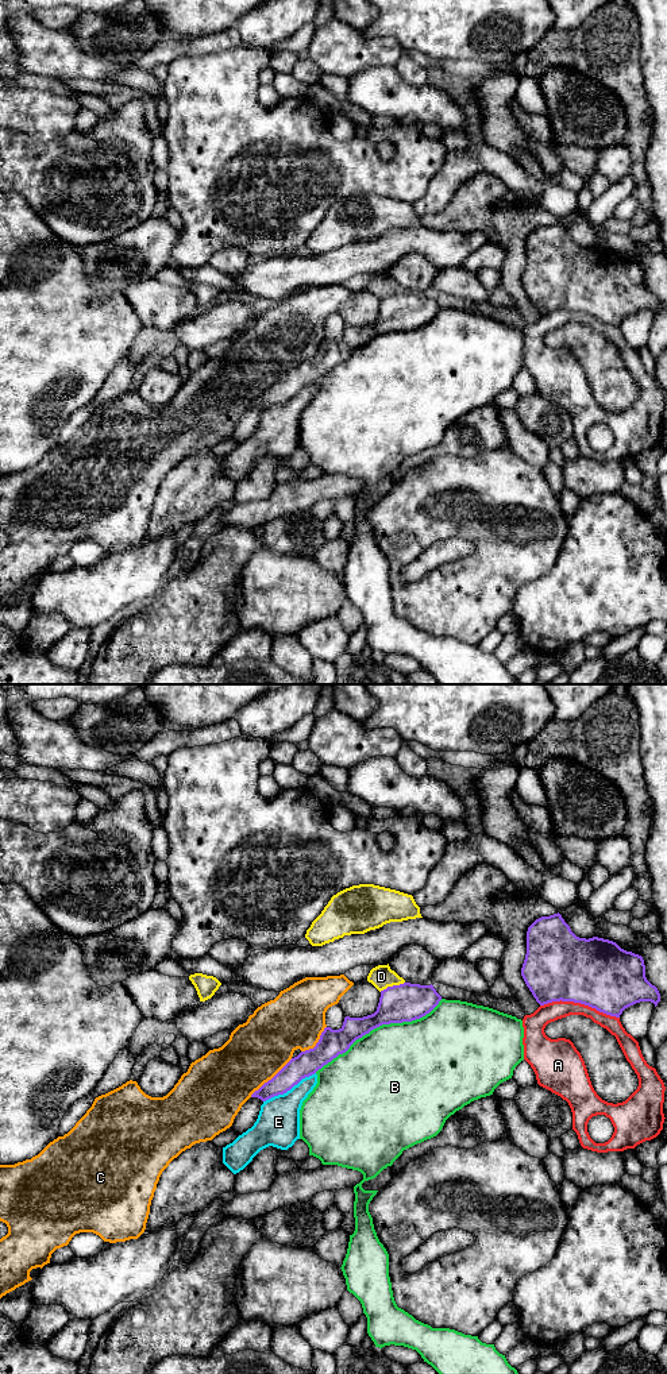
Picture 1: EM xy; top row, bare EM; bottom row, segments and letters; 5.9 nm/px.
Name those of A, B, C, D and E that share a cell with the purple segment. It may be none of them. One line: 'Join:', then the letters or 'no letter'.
Join: no letter

